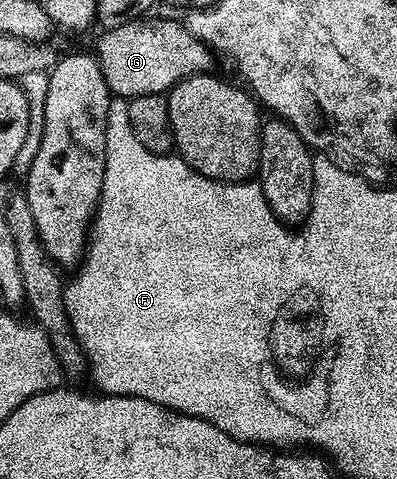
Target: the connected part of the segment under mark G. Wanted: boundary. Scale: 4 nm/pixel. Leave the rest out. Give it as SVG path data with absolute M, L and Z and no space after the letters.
M153 20L150 24L126 22L102 31L95 55L103 70L110 93L117 98L132 98L147 94L165 94L181 80L210 71L214 53L204 40L195 38L184 23L173 20Z

